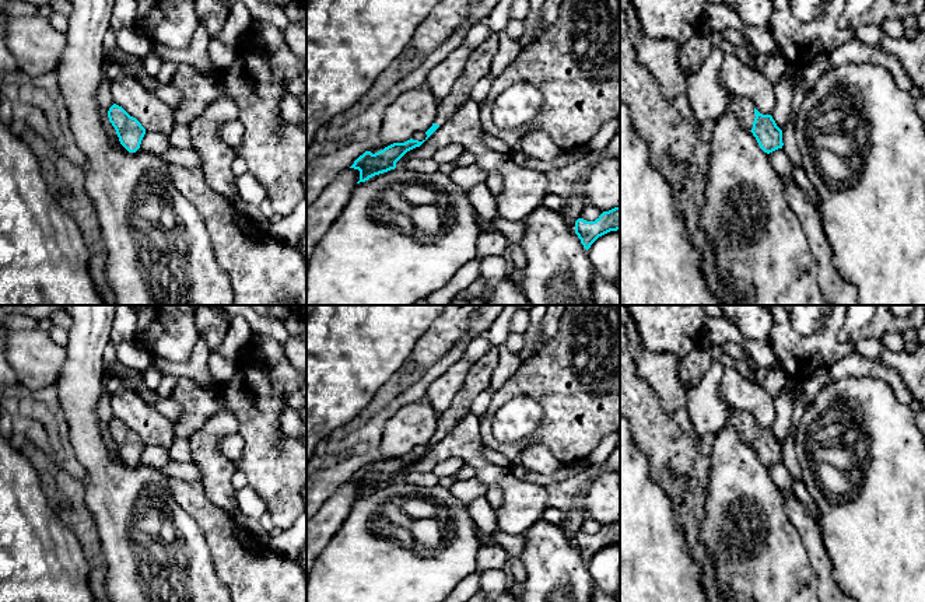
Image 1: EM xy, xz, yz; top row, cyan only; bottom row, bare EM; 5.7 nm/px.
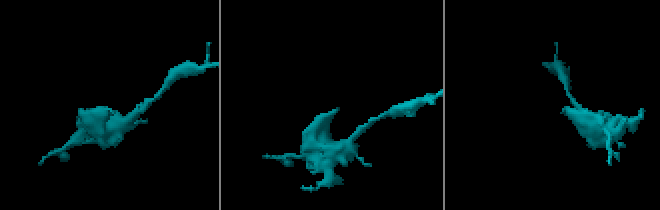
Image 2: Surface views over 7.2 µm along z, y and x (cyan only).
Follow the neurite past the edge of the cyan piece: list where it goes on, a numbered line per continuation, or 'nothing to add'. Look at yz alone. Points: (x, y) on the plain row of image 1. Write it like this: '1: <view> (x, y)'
1: yz (743, 422)

